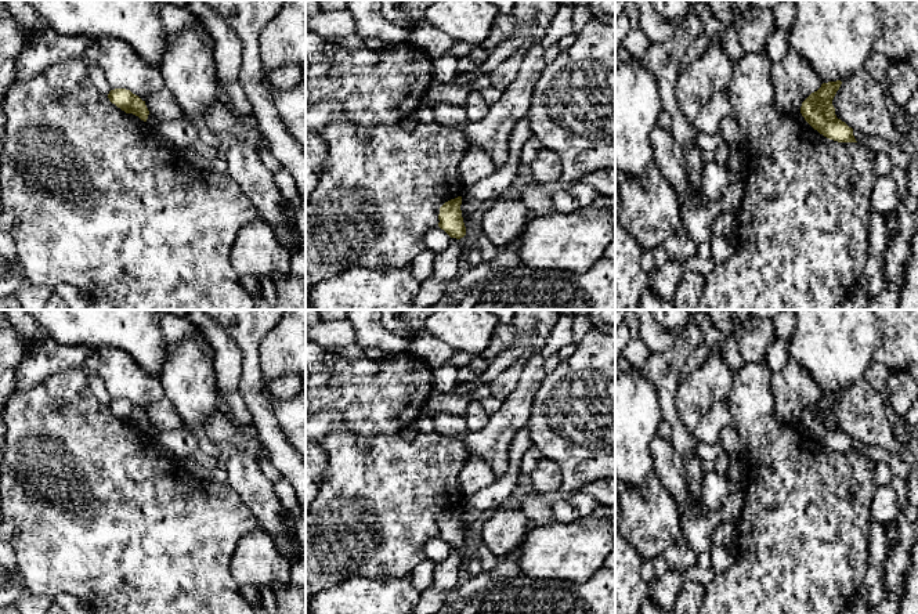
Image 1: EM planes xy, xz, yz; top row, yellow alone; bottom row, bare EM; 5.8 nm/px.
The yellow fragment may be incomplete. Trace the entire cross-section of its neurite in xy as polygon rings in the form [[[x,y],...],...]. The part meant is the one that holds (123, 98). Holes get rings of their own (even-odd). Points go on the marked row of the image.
[[[126,89],[111,90],[108,98],[112,104],[115,104],[126,113],[133,113],[138,116],[141,120],[147,122],[149,111],[145,105],[145,101],[142,101],[138,95],[133,94],[130,90]]]

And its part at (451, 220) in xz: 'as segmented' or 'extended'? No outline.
as segmented

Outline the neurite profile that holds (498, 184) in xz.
[[[530,115],[521,118],[510,134],[507,142],[507,160],[503,167],[496,170],[487,178],[476,183],[465,189],[462,195],[460,210],[466,214],[473,214],[483,202],[496,201],[509,194],[517,173],[521,170],[521,149],[524,142],[532,136],[530,129]]]

